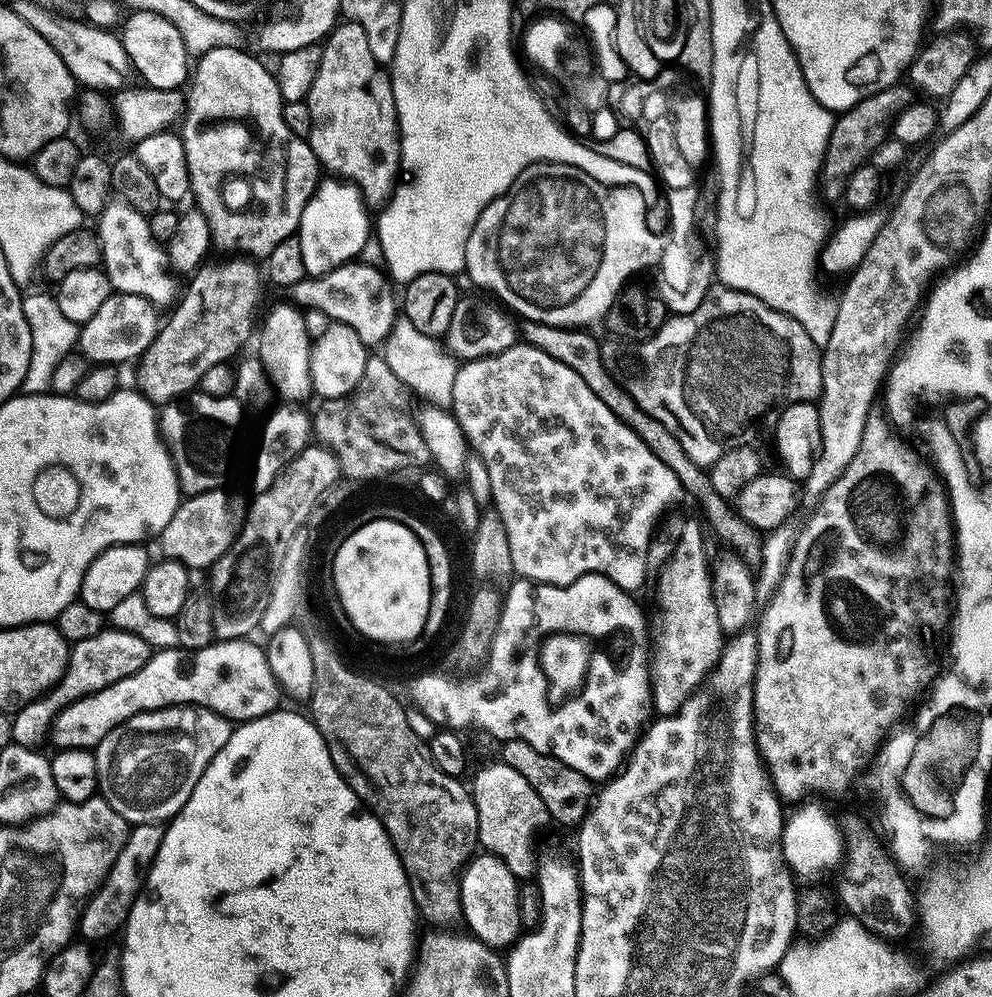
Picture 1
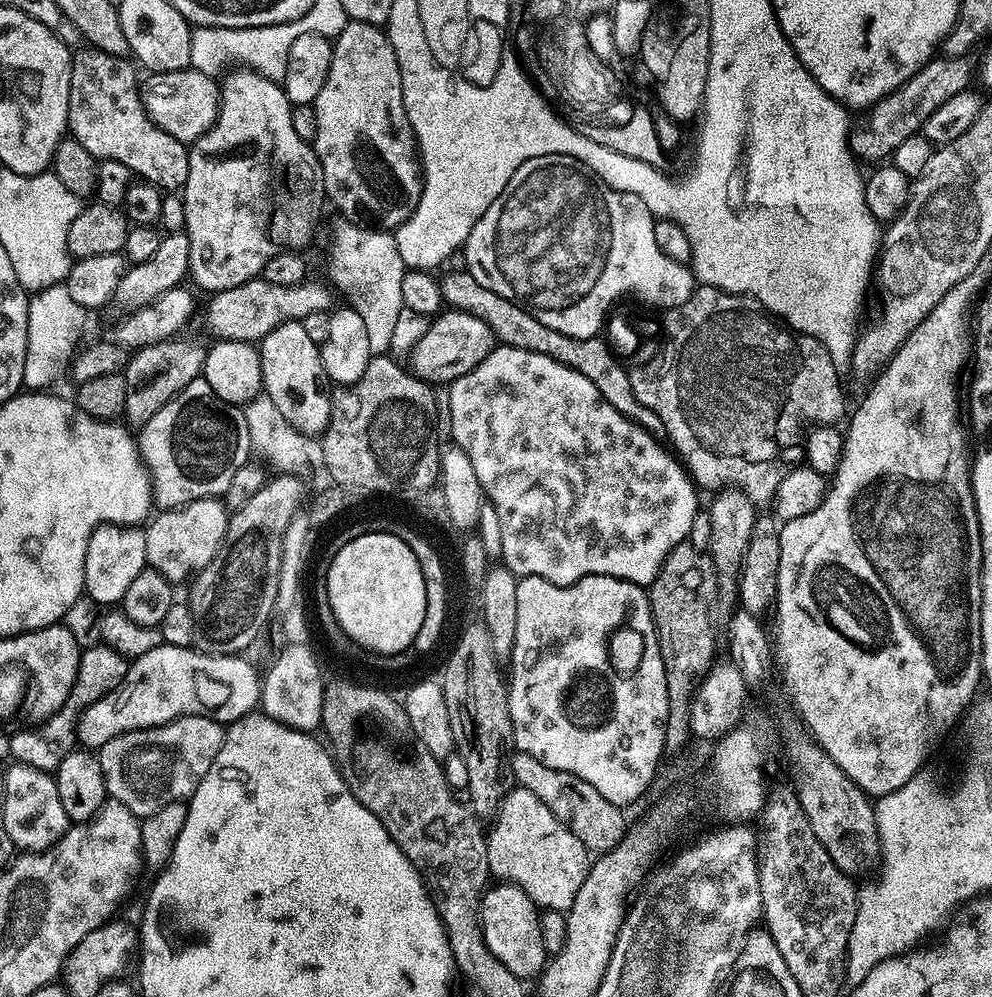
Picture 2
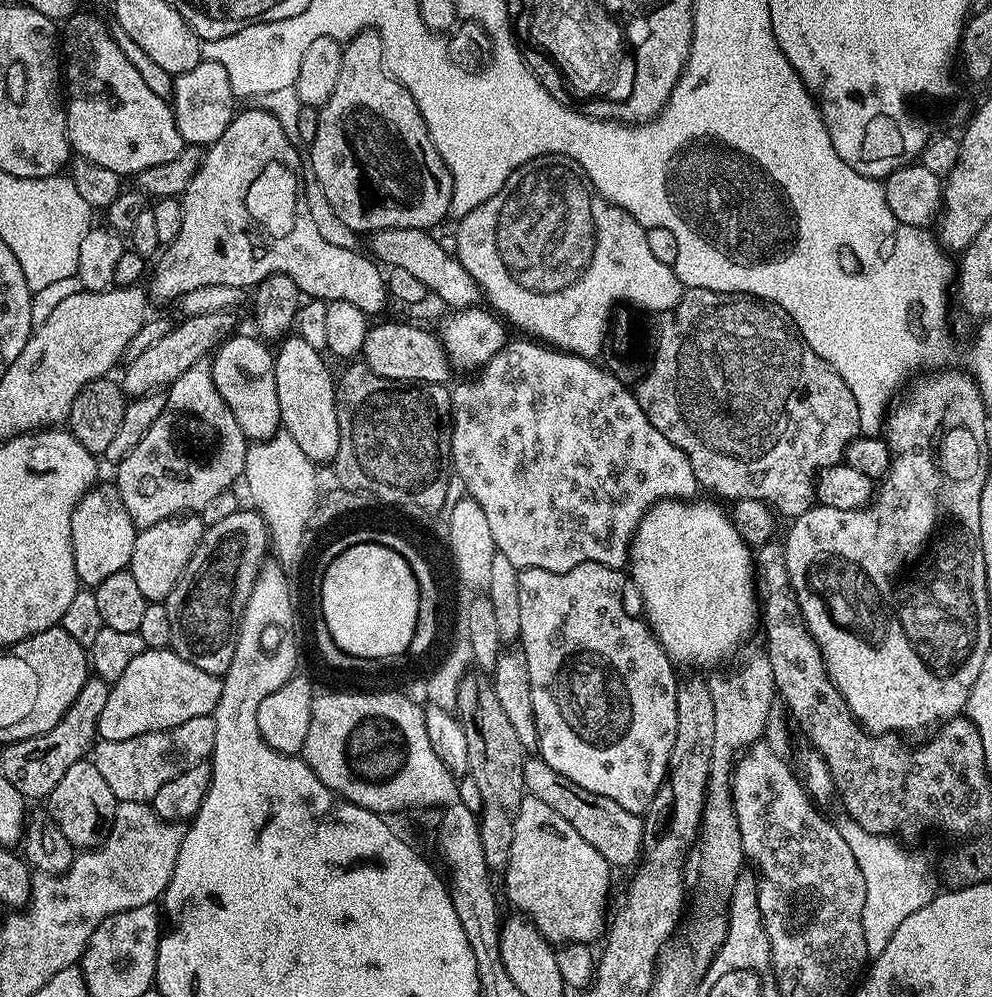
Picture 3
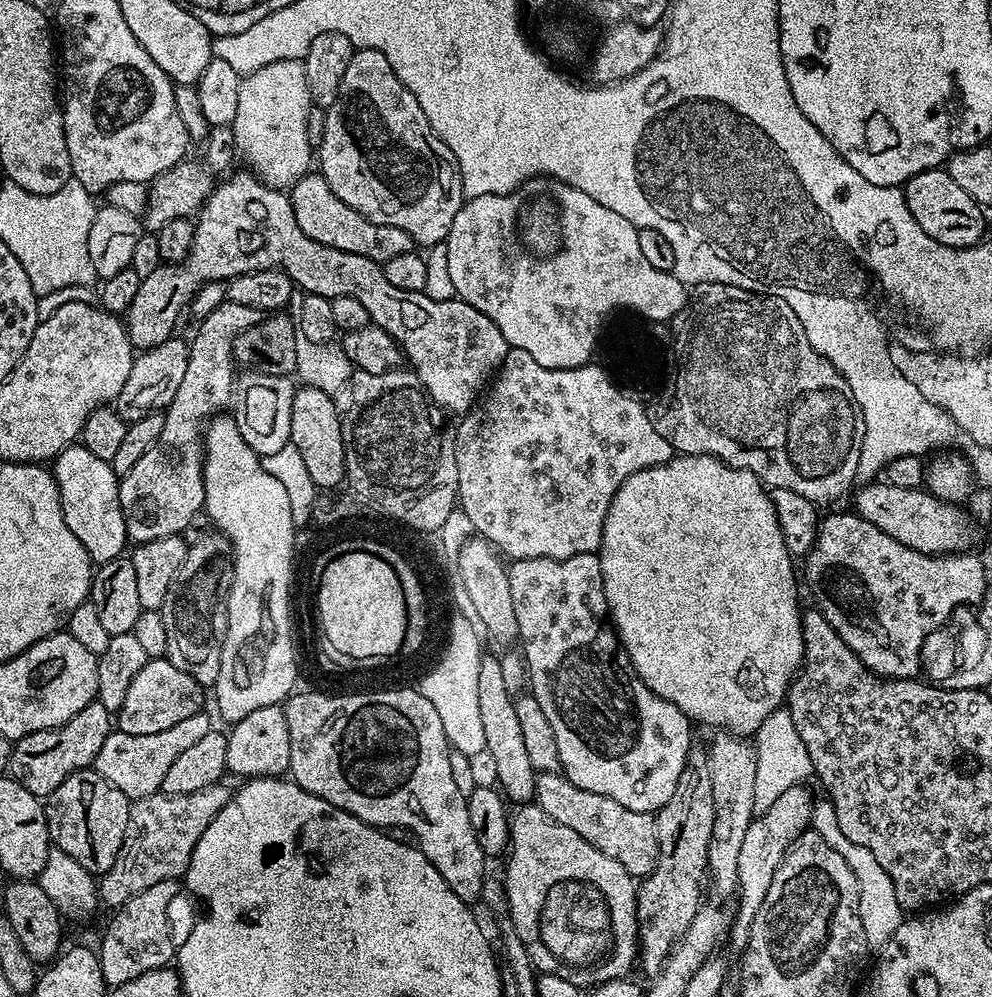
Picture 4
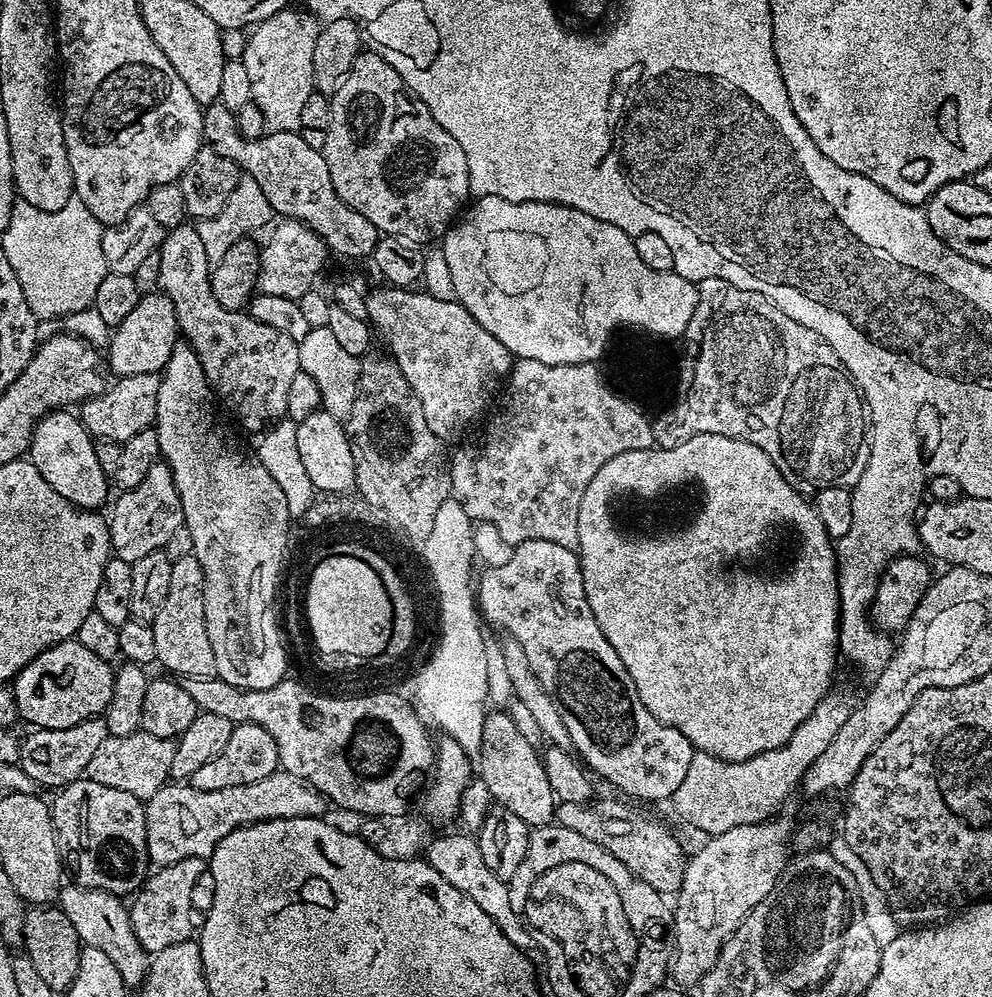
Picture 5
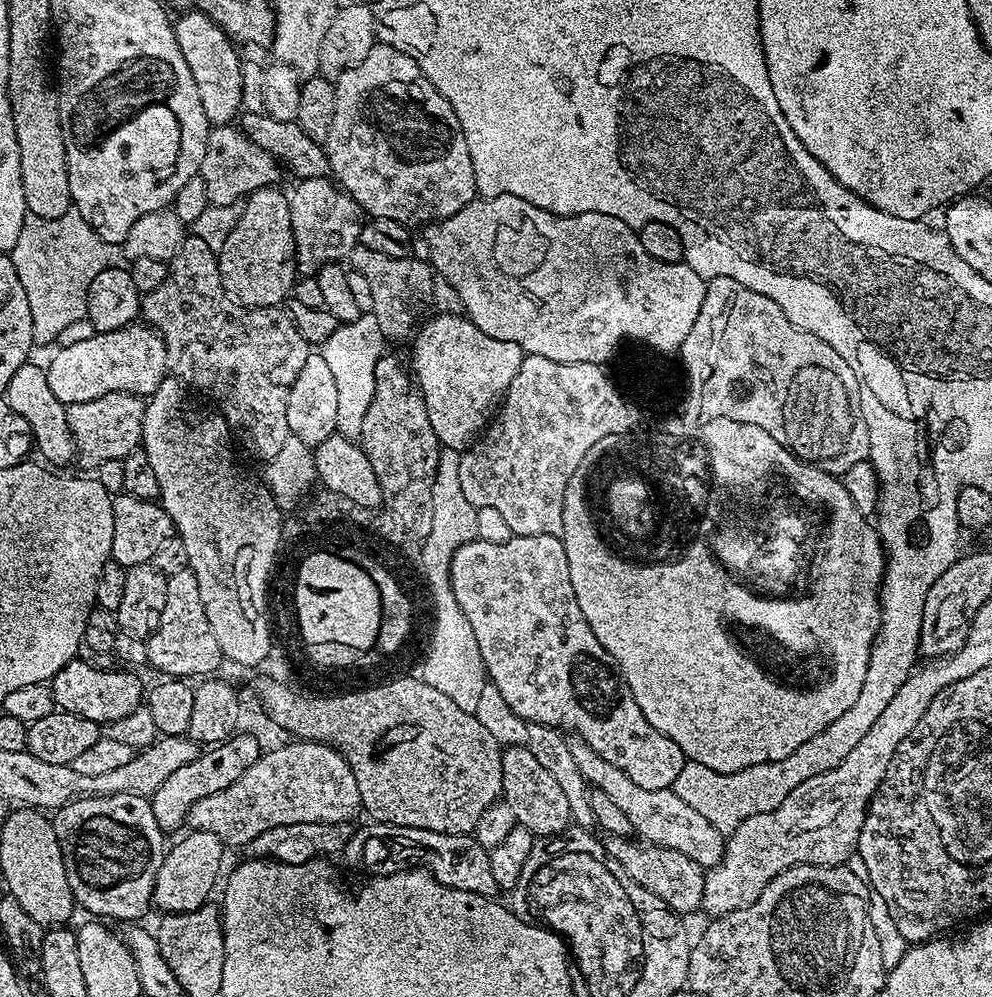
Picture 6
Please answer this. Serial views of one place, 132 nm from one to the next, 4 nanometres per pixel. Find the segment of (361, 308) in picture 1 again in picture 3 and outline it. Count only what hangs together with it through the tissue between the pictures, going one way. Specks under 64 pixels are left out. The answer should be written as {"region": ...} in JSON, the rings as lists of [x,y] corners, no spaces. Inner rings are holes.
{"region":[[[231,311],[215,312],[214,314],[198,314],[197,316],[185,316],[179,323],[172,327],[166,338],[154,342],[138,357],[127,361],[128,369],[124,372],[122,387],[125,397],[135,398],[144,396],[147,392],[167,389],[174,383],[194,362],[205,359],[233,331],[236,320]]]}

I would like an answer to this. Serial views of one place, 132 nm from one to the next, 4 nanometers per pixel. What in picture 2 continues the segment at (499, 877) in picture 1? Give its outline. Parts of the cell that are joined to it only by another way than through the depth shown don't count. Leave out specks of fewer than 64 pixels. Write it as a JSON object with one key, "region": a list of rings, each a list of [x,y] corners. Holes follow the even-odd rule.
{"region":[[[496,882],[484,888],[480,897],[480,930],[490,954],[519,980],[531,981],[531,976],[539,977],[544,971],[546,953],[542,946],[540,915],[536,903],[518,886]]]}

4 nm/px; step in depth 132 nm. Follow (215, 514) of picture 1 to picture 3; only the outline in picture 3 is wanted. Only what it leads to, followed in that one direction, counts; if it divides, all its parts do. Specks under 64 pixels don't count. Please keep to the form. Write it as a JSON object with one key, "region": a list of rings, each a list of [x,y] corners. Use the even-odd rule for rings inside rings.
{"region":[[[185,514],[171,516],[162,522],[154,522],[154,526],[139,529],[134,538],[134,550],[130,554],[130,562],[126,569],[134,574],[134,582],[138,590],[150,602],[167,601],[170,590],[182,578],[198,542],[202,542],[206,525],[200,521],[199,515]]]}

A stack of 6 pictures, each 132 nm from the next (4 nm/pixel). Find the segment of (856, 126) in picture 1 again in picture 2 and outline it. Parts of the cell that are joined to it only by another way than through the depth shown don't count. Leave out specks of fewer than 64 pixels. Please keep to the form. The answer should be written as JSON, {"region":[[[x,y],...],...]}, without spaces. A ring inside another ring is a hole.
{"region":[[[941,55],[939,58],[933,58],[924,65],[922,70],[918,70],[909,80],[902,82],[902,86],[898,86],[893,92],[883,96],[877,104],[867,109],[868,125],[865,128],[853,127],[848,138],[848,147],[853,157],[860,162],[862,160],[887,161],[892,151],[898,146],[898,142],[906,142],[906,138],[917,135],[923,129],[926,118],[930,118],[930,114],[934,114],[934,110],[938,110],[942,102],[954,98],[954,94],[969,91],[971,84],[968,83],[974,80],[974,64],[973,61],[971,64],[970,61],[968,56]]]}

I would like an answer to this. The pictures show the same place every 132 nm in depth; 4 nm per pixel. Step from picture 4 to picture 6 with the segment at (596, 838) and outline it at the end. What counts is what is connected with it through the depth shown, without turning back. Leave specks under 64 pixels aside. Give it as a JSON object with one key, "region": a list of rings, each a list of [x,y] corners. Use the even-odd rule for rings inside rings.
{"region":[[[605,835],[602,843],[606,851],[620,863],[622,870],[626,870],[626,874],[630,874],[630,878],[634,878],[634,882],[642,886],[642,890],[651,890],[673,912],[685,914],[684,912],[692,912],[703,905],[706,872],[698,862],[686,858],[686,854],[622,836]]]}

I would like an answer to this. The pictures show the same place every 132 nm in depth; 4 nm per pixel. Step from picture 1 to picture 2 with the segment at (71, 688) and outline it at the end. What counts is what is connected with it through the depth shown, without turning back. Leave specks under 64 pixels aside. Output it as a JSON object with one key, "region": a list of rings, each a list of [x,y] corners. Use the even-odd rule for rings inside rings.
{"region":[[[101,643],[95,644],[92,648],[83,649],[78,662],[78,674],[74,678],[74,686],[66,698],[66,702],[62,702],[58,711],[50,714],[39,724],[24,726],[21,727],[21,732],[13,731],[11,733],[11,759],[17,764],[34,766],[34,770],[55,773],[62,758],[66,758],[66,754],[70,754],[77,747],[76,727],[84,708],[94,706],[94,702],[98,702],[98,698],[102,698],[107,692],[114,690],[114,686],[118,686],[118,682],[122,682],[129,663],[129,657],[118,654],[118,650],[110,650]]]}

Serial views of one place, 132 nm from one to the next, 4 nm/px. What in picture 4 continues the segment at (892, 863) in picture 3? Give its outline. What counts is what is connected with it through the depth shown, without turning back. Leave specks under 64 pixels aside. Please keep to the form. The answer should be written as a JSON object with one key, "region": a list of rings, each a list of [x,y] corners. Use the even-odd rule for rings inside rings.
{"region":[[[827,798],[821,800],[821,804],[819,801],[812,810],[811,831],[817,832],[829,846],[838,850],[838,854],[846,858],[850,870],[854,870],[854,878],[858,878],[860,895],[858,910],[862,918],[862,930],[866,930],[866,942],[869,949],[883,949],[884,945],[891,942],[894,930],[898,930],[898,926],[906,919],[906,913],[898,902],[898,894],[894,894],[894,882],[890,874],[886,874],[886,870],[878,866],[878,858],[874,858],[874,854],[866,850],[866,846],[858,846],[858,842],[850,842],[850,838],[842,834],[842,829],[838,826],[838,814],[834,814],[832,801]]]}

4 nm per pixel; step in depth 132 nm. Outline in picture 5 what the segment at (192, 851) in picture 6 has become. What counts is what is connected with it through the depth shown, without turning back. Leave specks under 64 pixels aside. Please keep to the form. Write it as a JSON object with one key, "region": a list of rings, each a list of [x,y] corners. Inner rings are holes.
{"region":[[[191,856],[190,858],[182,858],[182,862],[174,862],[173,864],[165,864],[157,867],[155,871],[149,875],[144,881],[140,891],[135,893],[130,900],[130,911],[132,914],[132,925],[134,926],[134,934],[138,938],[138,942],[143,946],[144,951],[149,954],[155,954],[166,950],[166,946],[174,946],[174,942],[182,942],[183,940],[193,939],[194,928],[192,932],[192,895],[196,892],[196,883],[206,876],[206,864],[199,856]]]}

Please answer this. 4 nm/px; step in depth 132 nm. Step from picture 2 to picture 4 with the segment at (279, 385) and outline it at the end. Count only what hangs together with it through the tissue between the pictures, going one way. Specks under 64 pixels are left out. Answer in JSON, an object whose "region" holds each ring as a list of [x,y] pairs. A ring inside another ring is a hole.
{"region":[[[300,386],[296,389],[291,411],[291,444],[302,454],[306,471],[316,483],[317,489],[332,490],[344,483],[344,443],[342,442],[342,416],[336,412],[331,395],[317,388]]]}

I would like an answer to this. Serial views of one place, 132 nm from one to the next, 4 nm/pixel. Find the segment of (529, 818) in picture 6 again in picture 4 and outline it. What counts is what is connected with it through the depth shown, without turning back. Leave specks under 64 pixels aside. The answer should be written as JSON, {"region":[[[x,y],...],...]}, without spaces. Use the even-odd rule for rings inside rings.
{"region":[[[483,655],[478,674],[478,710],[481,711],[482,726],[487,746],[485,751],[492,756],[498,776],[499,789],[514,804],[527,803],[533,799],[536,789],[536,773],[530,765],[526,746],[523,745],[522,729],[519,728],[515,699],[508,695],[500,659],[497,655]]]}

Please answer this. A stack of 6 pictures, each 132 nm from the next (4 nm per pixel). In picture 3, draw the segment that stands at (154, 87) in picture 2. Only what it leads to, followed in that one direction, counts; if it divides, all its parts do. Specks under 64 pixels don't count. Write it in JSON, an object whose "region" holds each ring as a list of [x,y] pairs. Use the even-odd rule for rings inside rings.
{"region":[[[203,58],[194,66],[194,70],[186,70],[175,77],[170,103],[178,126],[178,134],[184,139],[185,145],[207,146],[218,142],[218,138],[226,134],[226,126],[230,126],[233,116],[238,111],[238,105],[236,105],[238,97],[230,86],[230,77],[226,74],[225,68],[218,66],[218,62],[210,62]]]}

